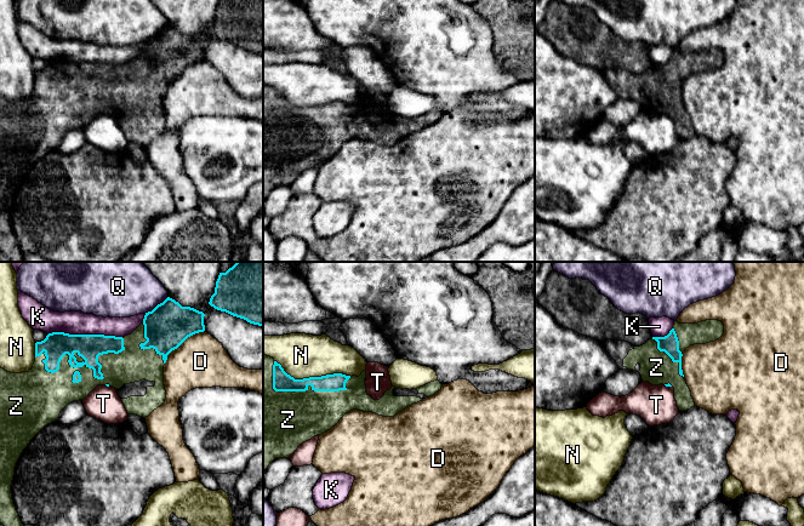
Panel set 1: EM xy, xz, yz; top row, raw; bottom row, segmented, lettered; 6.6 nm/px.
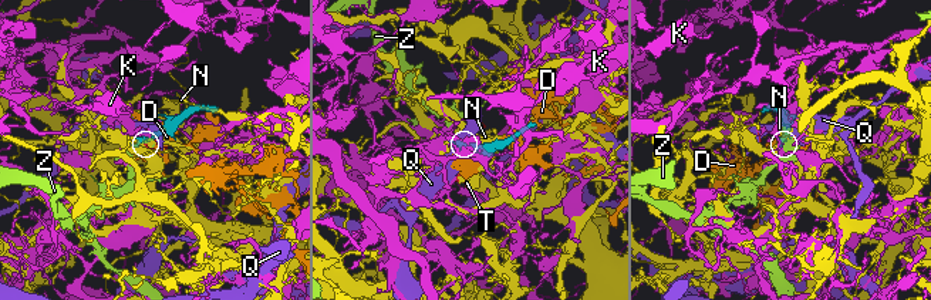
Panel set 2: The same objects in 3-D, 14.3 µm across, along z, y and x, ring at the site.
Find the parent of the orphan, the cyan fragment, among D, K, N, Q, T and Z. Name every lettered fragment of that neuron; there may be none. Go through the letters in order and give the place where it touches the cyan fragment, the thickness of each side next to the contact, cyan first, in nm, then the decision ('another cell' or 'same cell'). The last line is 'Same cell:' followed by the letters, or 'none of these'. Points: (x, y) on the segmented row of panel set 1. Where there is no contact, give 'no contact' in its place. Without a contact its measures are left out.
D: contact xy (182, 342); calibres 300 and 360 nm; another cell
K: contact xy (85, 335); calibres 170 and 160 nm; another cell
N: contact xz (312, 377); calibres 130 and 300 nm; another cell
Q: contact xy (157, 306); calibres 300 and 400 nm; another cell
T: contact yz (668, 386); calibres 20 and 260 nm; another cell
Z: contact xy (86, 366); calibres 170 and 220 nm; same cell
Same cell: Z

